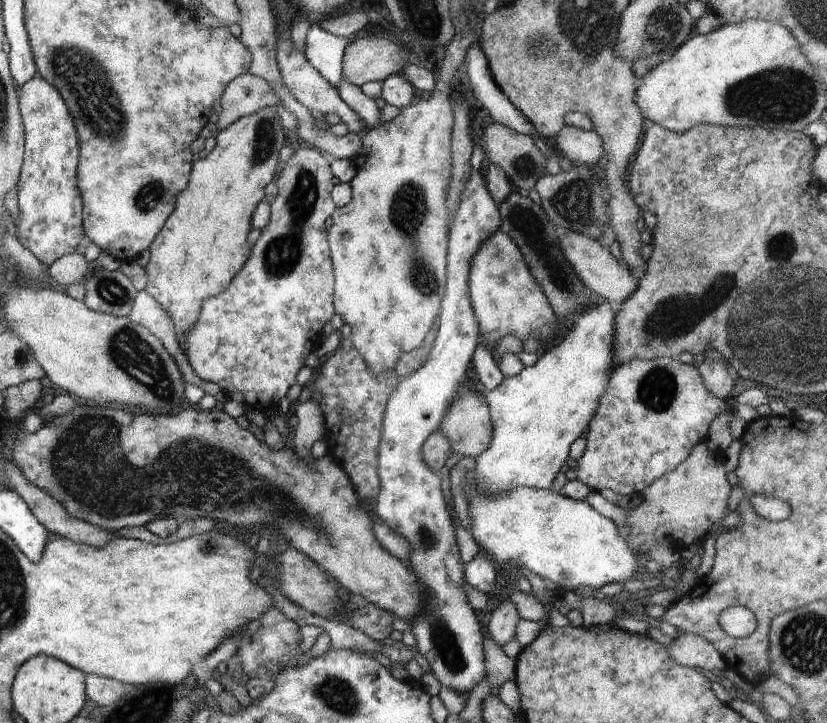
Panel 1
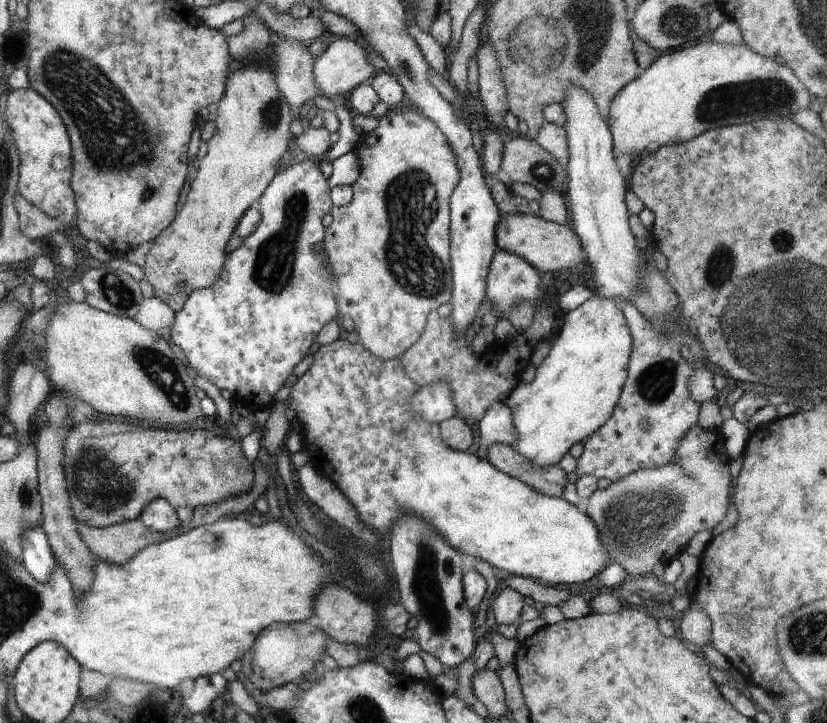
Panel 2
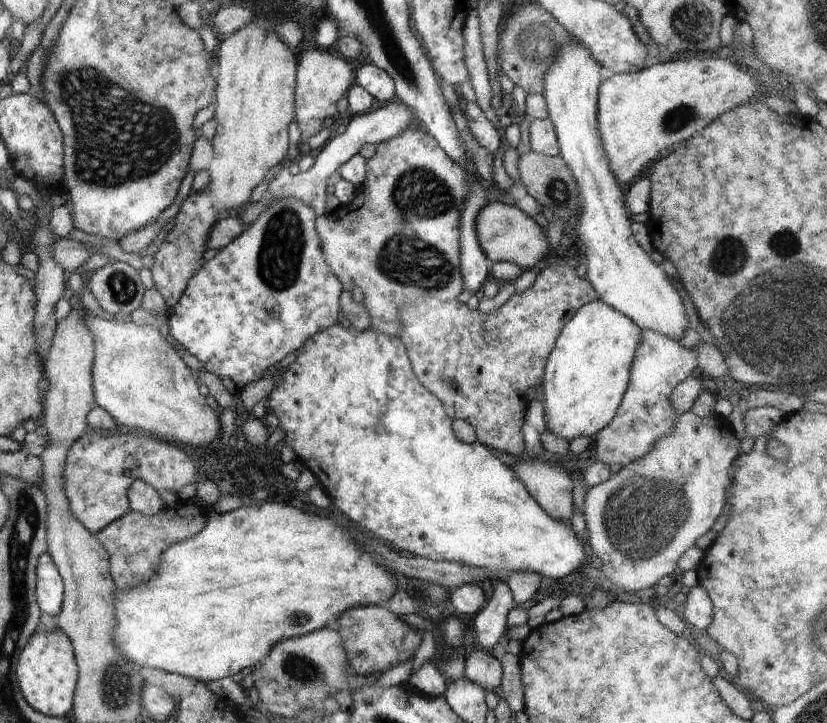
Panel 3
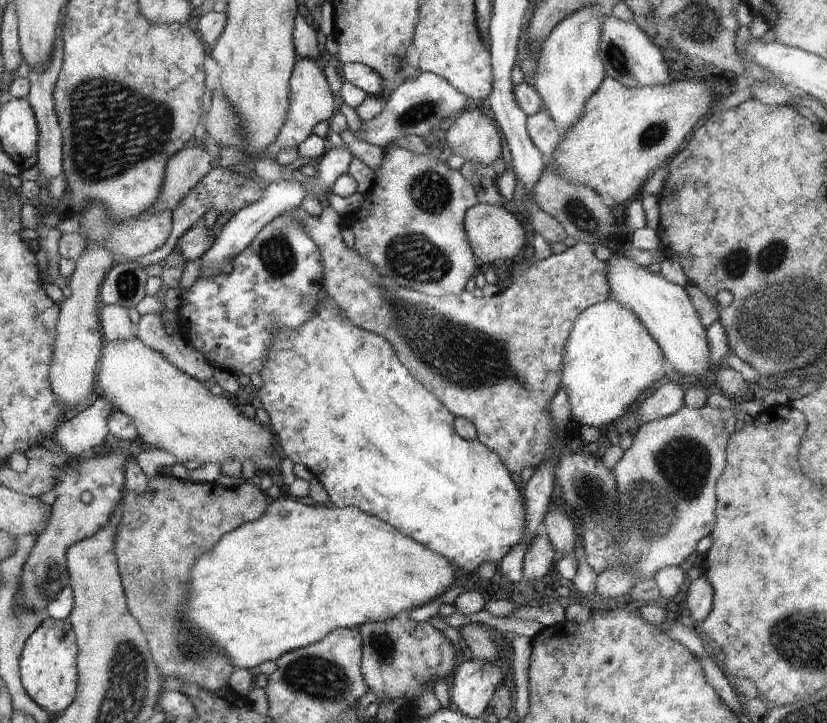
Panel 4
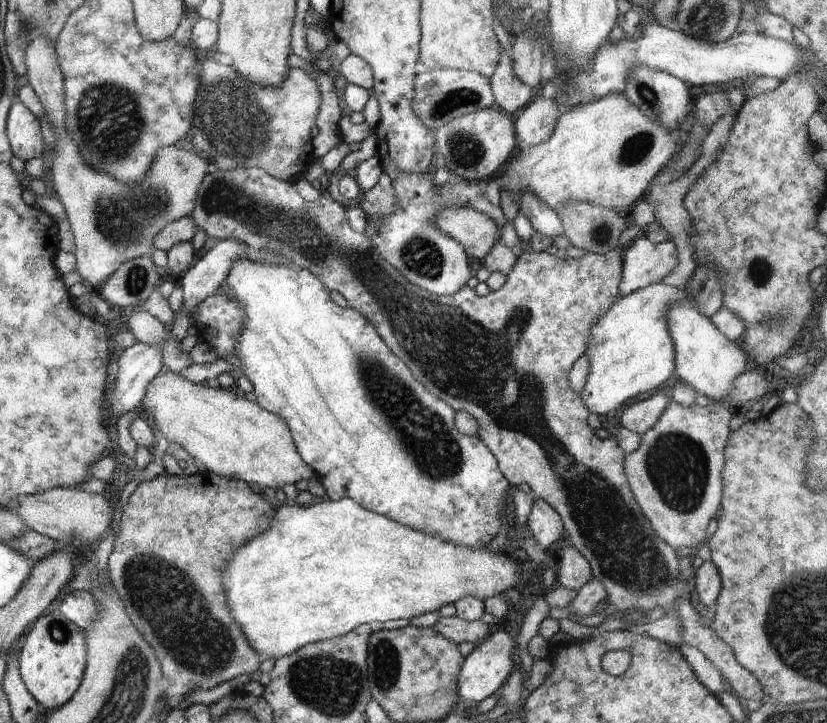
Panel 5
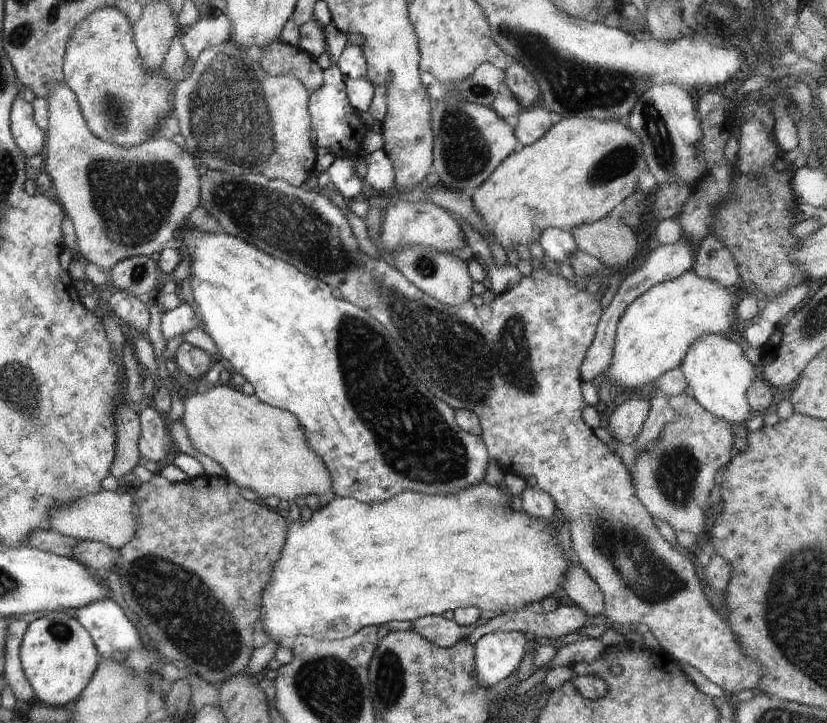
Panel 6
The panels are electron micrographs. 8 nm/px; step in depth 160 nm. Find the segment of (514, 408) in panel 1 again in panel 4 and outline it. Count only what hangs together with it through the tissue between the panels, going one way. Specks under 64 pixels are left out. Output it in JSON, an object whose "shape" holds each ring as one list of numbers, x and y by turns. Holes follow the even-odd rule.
{"shape":[[608,299,583,310,576,319,565,346,561,387,568,393,571,420,578,425,593,427,620,419,648,388,652,388,667,373,668,363,658,344,633,310]]}

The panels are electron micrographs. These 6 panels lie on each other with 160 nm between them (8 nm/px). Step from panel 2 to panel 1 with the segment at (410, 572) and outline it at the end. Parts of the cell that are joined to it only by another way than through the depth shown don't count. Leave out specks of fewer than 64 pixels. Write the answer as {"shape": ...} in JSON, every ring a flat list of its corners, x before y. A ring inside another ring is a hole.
{"shape":[[473,168,469,170,469,177,464,183,463,189,460,193,459,203,457,204,456,212,453,214,453,219,449,224,449,241,447,244,447,285,445,290,444,298,441,300,441,311,439,312,440,316,440,325,438,326,439,330,434,338,434,343,431,346,431,351,428,357,428,360,424,363,424,366,421,366,416,372,409,374,407,377,404,377,398,383,398,386,390,393,389,399,387,400,387,405,385,408,384,418,383,418,383,427,382,427,382,438,381,443,379,444,378,449,378,474,380,479,379,493,376,499,376,514,384,520,385,524,389,526,390,529,396,531,399,535,405,538,408,541,411,549,409,550,409,557,406,560,406,566,418,577,419,584,421,585,421,590,424,591,421,596,426,597,421,602,422,610,411,620,411,631,416,639,416,649,426,660,426,663,431,667,430,671,434,676,441,682,441,686,447,686,456,692,463,693,469,692,471,694,472,688,482,680,485,676,485,658,484,658,484,649,483,649,483,633,480,631,480,625,478,625,478,620,474,614,474,609,468,605,468,600,466,599,466,592,464,591,465,576,464,576,464,563,460,558,460,549,458,549,458,543,456,543,456,535,454,523,451,519,451,515,446,507,446,502,444,501,444,496,442,496,442,490,440,489,441,479,438,473,428,468,427,462,424,462,423,459,423,444,425,440,433,432,439,429,439,426,444,420,445,414,448,414,448,409,451,408,452,401,455,400,457,396,457,391,461,388,461,385,464,385,468,377,466,372,468,372,468,364,470,364,471,358,473,357,474,351,476,350,477,343,480,342,481,330,478,324,478,319,476,318,476,313,474,307,472,306,472,301,470,300,469,295,469,273,471,272,472,259,475,257,475,254,479,252,479,248,484,244,484,241,488,237,491,237,496,231,499,230,501,225,501,214,499,213,499,206,496,204,495,200,491,197,489,190,487,189,486,183,482,175,480,175,479,170,474,170]]}

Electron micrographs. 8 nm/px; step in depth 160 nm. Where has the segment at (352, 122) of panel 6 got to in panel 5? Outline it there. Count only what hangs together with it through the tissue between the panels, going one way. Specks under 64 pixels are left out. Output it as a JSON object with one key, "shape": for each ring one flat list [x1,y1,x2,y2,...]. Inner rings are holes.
{"shape":[[317,72,314,80,320,89,321,103,316,117,318,135,311,139,315,157,323,157,343,142,338,121,343,116,338,105,335,78,324,72]]}

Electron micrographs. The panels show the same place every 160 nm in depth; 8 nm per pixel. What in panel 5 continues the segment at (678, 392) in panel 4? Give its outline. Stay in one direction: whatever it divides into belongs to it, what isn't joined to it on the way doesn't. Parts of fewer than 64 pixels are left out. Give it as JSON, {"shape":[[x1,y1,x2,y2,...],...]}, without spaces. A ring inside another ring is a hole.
{"shape":[[665,390,648,399,626,405,620,418,620,424,625,429,643,435,655,425,655,422,658,422,670,401,672,398]]}

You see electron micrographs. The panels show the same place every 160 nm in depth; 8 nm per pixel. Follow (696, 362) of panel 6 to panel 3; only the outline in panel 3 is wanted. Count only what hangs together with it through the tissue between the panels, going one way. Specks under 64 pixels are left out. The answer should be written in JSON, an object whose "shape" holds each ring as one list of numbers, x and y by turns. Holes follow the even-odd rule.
{"shape":[[568,39,560,45,559,53,544,73,543,91,548,107,549,119,552,121,559,142,559,154,575,178,581,196,581,213,577,216,574,227,584,243,584,256,588,259,587,277,596,291,597,298,608,306,632,319,641,329,656,331,678,342,688,329,688,317,678,289,669,281,667,274,650,259,649,255,638,245,632,235,631,214,626,212,624,188,612,174,603,149,603,142,597,125,597,96,599,86,606,73,590,54,588,47,577,39]]}

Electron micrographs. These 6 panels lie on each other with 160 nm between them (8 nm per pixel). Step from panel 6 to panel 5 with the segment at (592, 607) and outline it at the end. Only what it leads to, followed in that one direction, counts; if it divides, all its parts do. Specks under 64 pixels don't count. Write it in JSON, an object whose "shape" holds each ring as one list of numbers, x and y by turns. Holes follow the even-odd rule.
{"shape":[[572,545,560,550,556,570,558,582,568,590,579,591,594,578,588,559]]}

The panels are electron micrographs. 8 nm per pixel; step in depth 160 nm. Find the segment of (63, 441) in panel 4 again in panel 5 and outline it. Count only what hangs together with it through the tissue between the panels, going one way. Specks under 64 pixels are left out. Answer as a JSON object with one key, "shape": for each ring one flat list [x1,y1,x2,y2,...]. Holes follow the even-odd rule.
{"shape":[[138,343,118,353,119,371,115,391,106,400,106,417,118,418,130,409,141,408,146,389,163,366,159,344]]}

